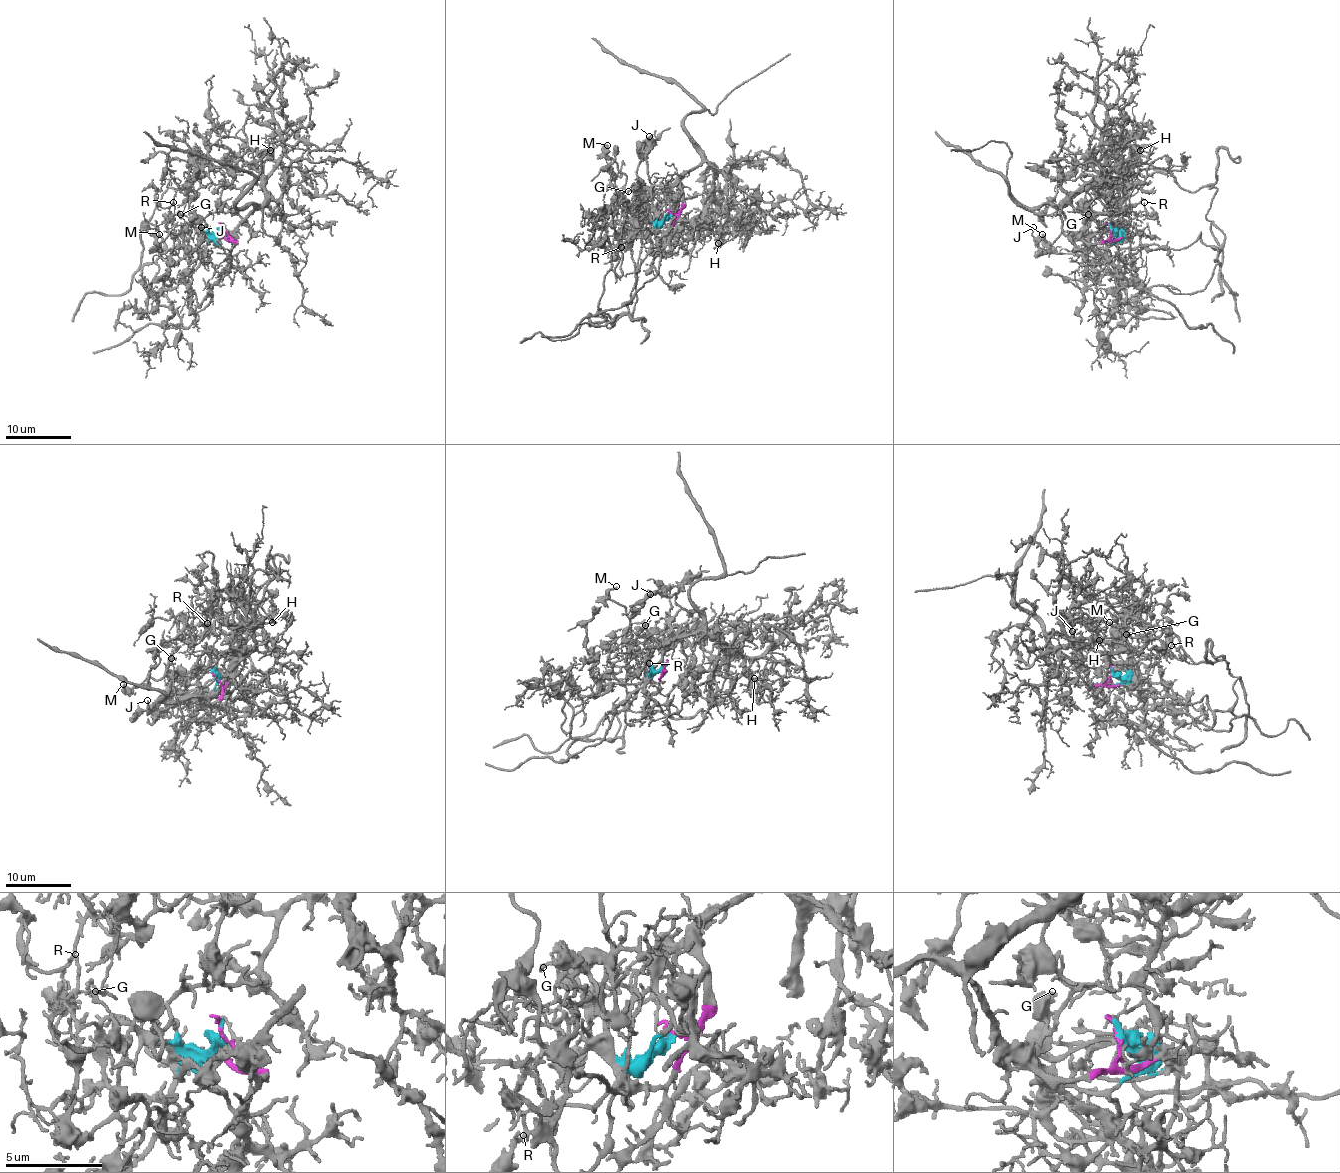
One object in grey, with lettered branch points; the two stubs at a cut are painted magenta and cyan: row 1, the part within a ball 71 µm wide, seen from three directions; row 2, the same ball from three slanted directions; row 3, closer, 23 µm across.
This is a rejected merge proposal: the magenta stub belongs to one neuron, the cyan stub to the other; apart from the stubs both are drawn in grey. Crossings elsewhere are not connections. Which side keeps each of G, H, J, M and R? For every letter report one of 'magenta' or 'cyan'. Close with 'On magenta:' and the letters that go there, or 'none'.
G: cyan
H: magenta
J: cyan
M: cyan
R: cyan
On magenta: H

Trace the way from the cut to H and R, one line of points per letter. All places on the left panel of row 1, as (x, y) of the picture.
H: (223, 228), (234, 243), (232, 233), (265, 201), (265, 181), (281, 155), (278, 134), (270, 150)
R: (223, 228), (208, 240), (190, 224), (175, 225), (170, 220), (174, 202)

